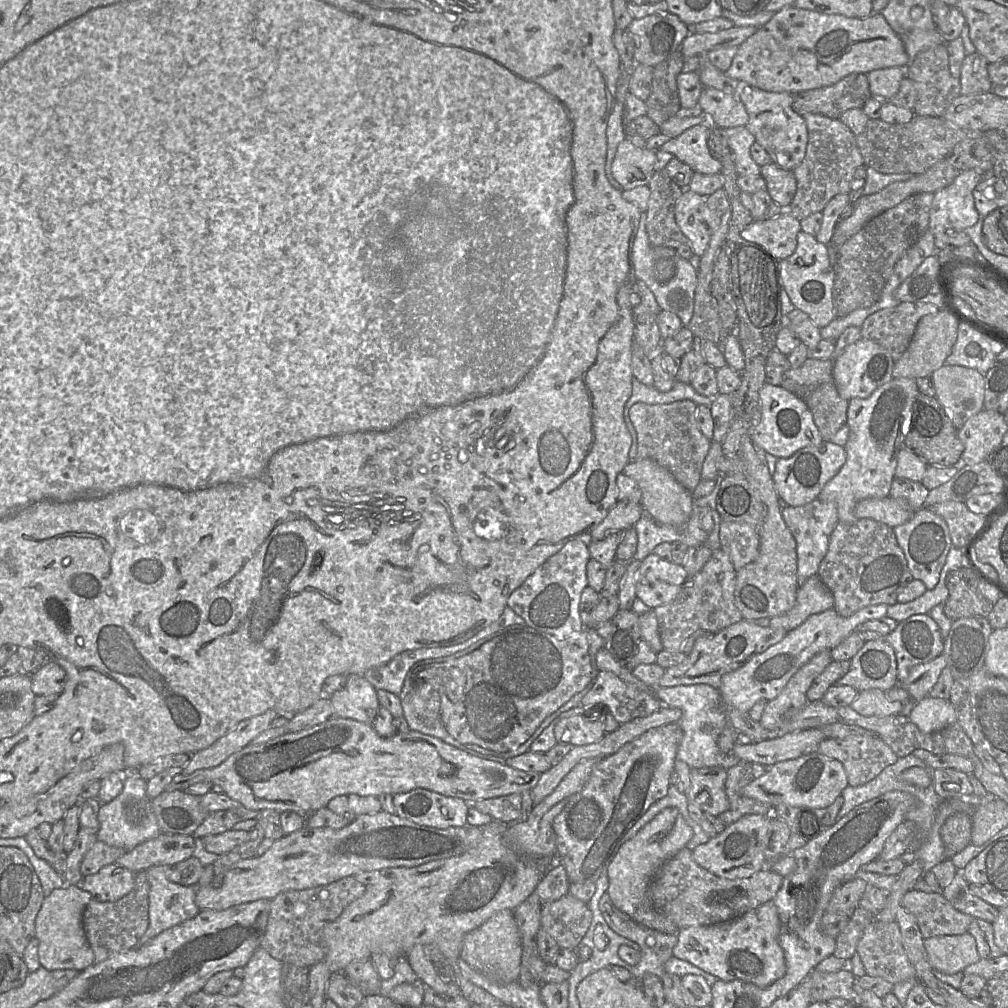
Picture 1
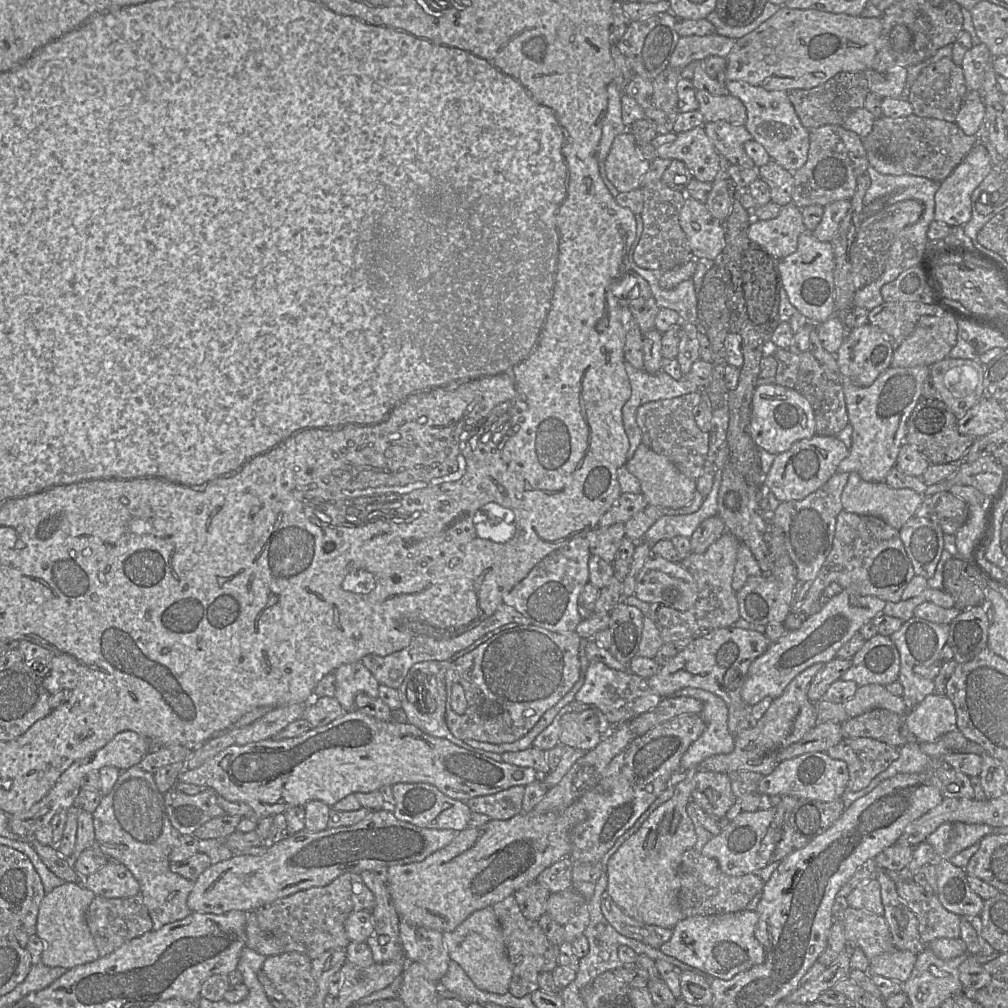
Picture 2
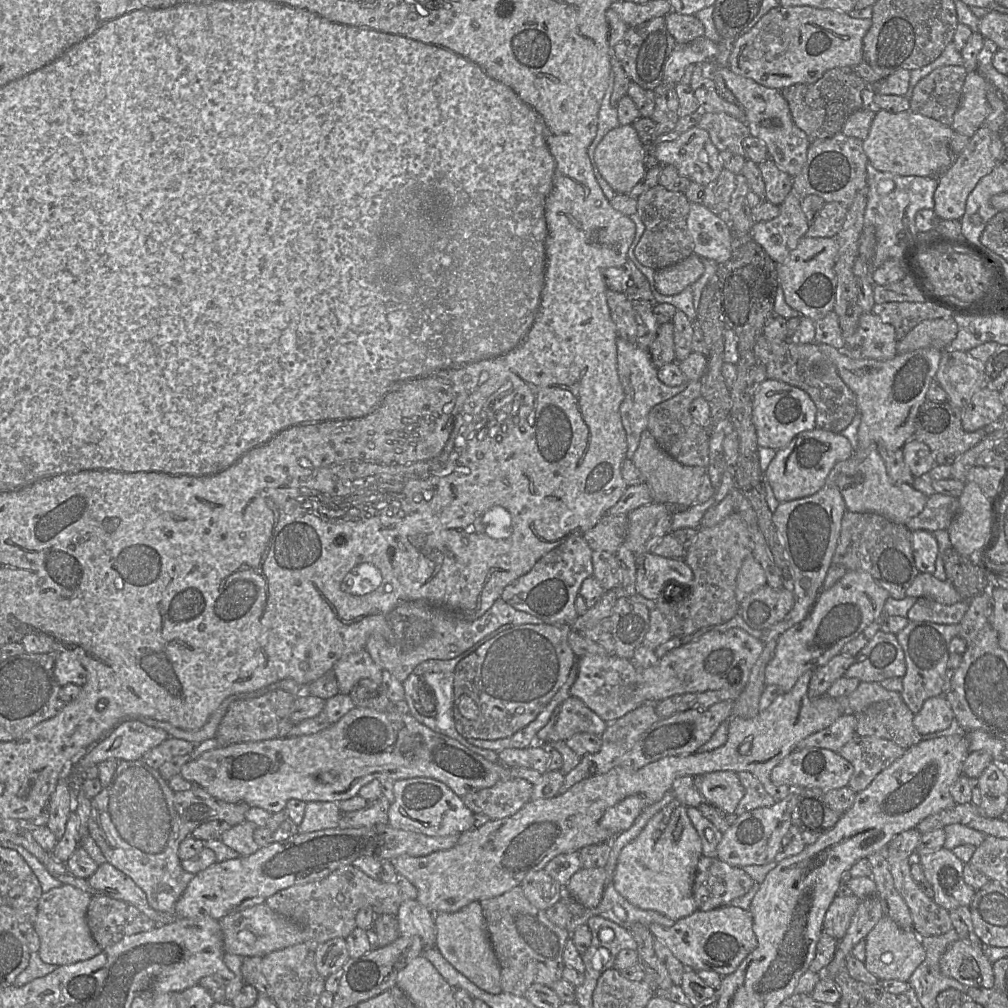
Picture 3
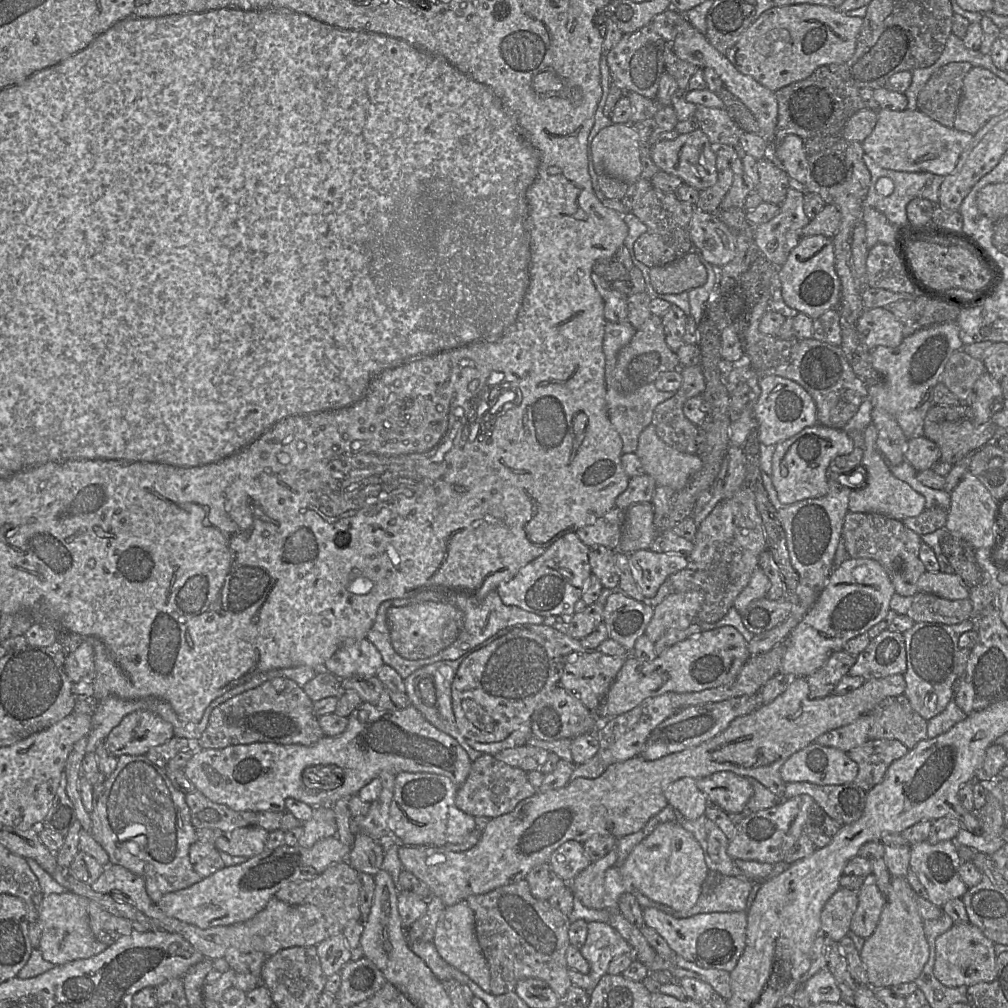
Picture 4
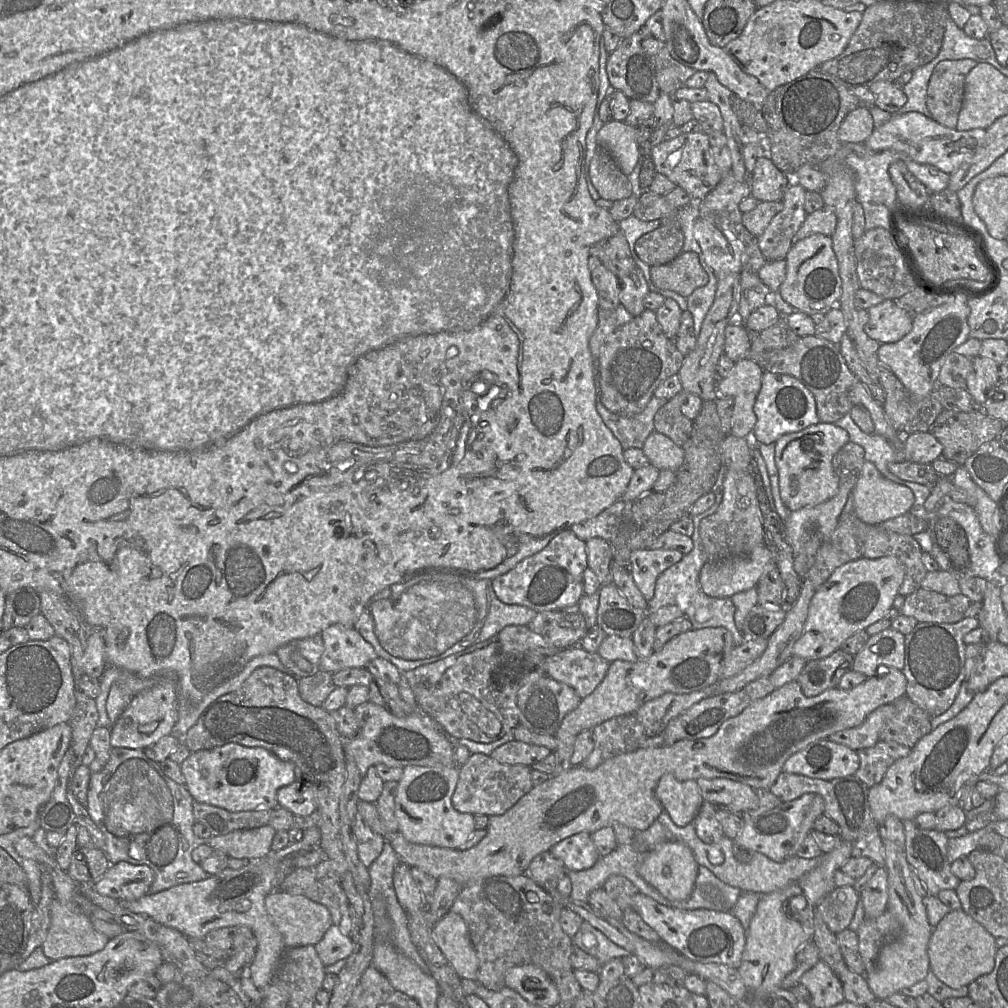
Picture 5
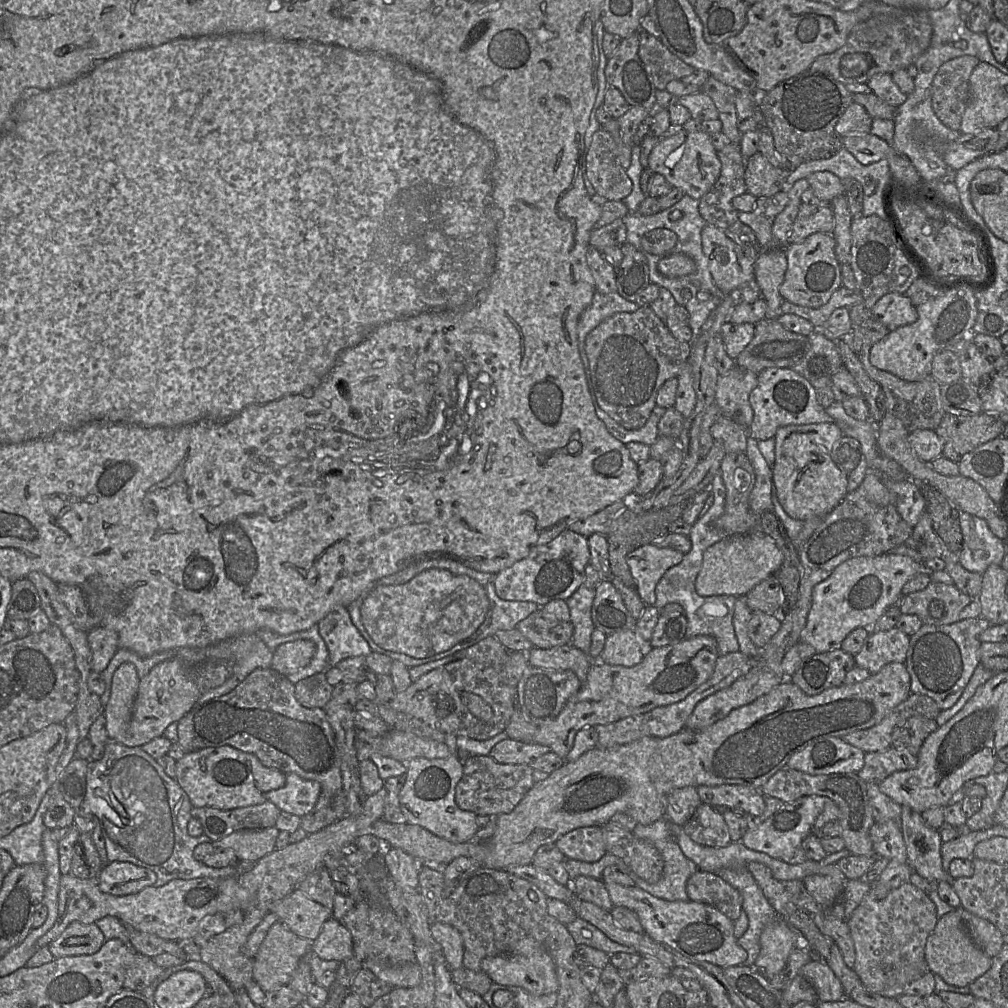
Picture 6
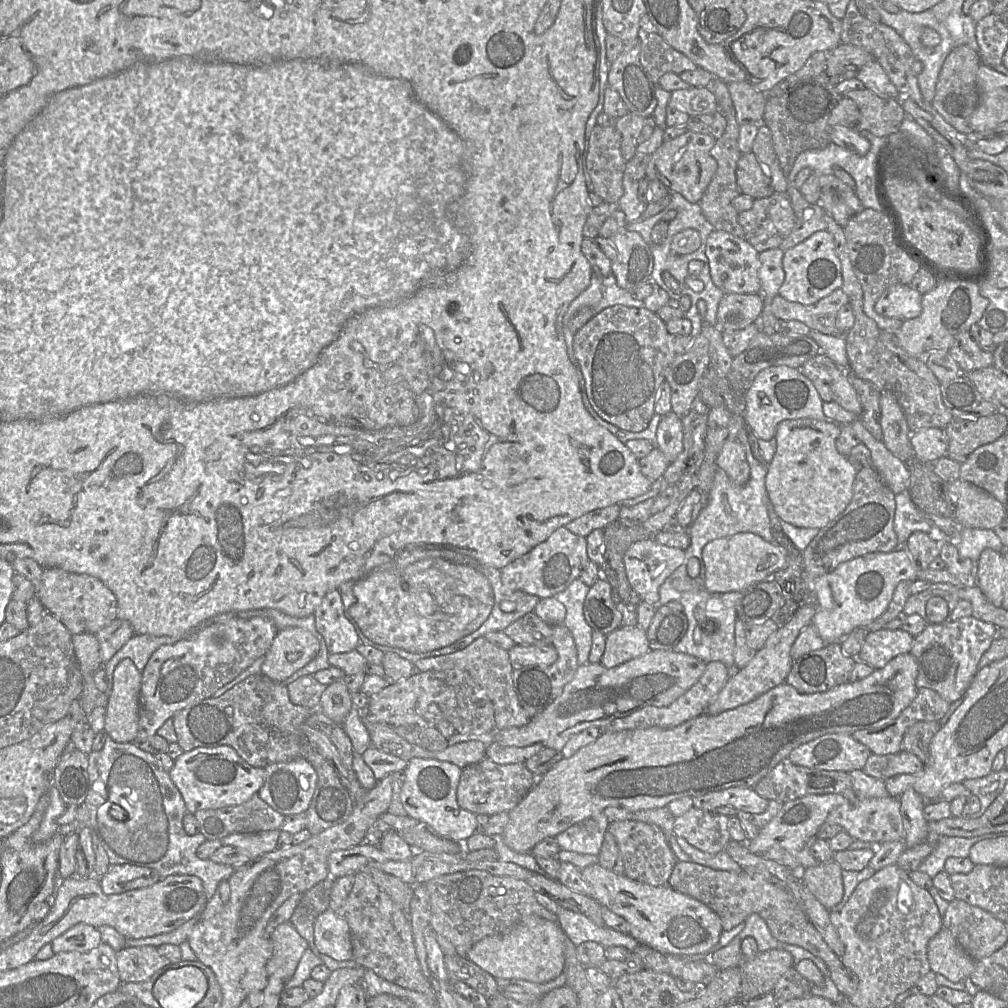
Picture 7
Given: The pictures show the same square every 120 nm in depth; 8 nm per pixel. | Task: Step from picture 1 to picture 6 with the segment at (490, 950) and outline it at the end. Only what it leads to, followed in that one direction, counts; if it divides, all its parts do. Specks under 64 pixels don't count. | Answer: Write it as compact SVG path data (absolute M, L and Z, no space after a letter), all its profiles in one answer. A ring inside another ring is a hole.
M434 923L430 927L434 940L442 947L445 961L452 971L463 967L464 946L460 932L445 923Z

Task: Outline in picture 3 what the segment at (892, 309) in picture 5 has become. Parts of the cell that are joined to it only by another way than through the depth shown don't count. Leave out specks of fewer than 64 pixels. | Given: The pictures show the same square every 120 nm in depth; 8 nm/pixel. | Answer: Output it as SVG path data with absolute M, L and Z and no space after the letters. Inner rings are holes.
M872 312L862 313L856 331L842 350L854 359L890 360L897 355L895 329Z

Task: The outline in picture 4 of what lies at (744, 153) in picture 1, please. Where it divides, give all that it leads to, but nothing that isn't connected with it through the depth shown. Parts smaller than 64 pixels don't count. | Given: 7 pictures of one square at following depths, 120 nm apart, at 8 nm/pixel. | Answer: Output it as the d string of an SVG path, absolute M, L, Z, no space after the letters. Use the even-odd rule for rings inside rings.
M697 105L694 116L711 144L725 144L738 148L744 131L729 116L725 108Z

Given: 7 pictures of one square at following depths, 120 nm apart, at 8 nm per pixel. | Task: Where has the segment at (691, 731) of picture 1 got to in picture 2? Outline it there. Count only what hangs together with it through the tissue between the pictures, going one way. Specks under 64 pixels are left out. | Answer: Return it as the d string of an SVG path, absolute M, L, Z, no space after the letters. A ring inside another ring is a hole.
M685 687L672 696L687 696L700 700L703 709L699 714L705 722L705 730L695 740L680 760L680 769L692 773L708 757L729 754L734 749L734 736L728 730L728 706L715 694L699 688Z

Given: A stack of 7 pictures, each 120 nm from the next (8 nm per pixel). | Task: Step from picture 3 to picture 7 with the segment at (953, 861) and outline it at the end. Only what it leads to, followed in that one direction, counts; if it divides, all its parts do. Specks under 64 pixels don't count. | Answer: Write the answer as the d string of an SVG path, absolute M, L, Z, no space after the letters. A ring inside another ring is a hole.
M913 788L906 789L899 799L906 847L911 848L926 842L930 838L928 821L924 817L924 807L927 801Z

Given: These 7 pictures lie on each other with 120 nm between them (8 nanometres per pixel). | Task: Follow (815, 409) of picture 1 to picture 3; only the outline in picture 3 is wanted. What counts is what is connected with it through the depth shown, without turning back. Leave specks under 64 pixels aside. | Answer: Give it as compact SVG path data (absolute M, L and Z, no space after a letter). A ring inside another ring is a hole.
M763 334L754 346L758 363L766 367L767 378L782 381L805 391L816 406L816 427L841 433L858 412L856 396L843 382L834 363L820 350L818 343L795 344L790 340L771 341Z

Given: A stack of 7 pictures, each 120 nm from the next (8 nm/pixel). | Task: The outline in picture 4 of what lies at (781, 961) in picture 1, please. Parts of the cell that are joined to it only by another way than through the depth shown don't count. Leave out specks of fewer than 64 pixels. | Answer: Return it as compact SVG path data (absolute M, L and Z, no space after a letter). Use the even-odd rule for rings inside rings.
M643 908L646 926L654 929L676 955L703 968L731 972L737 965L746 946L747 913L713 912L701 913L688 918L674 918L656 908Z

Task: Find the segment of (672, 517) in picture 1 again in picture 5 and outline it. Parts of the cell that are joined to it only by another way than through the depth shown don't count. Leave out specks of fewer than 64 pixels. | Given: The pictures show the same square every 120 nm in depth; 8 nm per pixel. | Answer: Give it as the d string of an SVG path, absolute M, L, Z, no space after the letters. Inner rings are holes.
M653 431L645 440L642 451L648 458L649 464L660 470L677 472L684 461L684 450L676 445L669 437Z

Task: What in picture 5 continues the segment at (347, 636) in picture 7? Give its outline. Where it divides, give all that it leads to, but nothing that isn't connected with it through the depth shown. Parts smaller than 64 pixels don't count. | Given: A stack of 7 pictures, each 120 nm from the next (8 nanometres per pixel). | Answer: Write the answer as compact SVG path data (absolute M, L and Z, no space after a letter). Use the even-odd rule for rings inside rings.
M333 624L320 635L324 643L320 670L330 674L346 668L367 668L378 657L373 646L354 627Z

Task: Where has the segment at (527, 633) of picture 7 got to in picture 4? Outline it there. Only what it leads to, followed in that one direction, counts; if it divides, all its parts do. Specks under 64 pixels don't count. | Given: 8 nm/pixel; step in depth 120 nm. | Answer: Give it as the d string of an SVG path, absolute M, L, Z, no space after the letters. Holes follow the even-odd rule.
M593 603L587 605L582 612L544 617L543 624L571 638L582 639L603 622L603 610L604 605Z

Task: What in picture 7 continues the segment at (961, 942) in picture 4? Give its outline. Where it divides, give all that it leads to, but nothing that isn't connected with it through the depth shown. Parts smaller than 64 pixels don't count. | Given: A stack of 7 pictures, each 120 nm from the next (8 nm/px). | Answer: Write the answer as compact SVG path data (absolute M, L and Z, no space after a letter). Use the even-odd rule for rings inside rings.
M943 926L929 941L927 956L930 969L952 982L970 977L975 969L976 961L962 950L951 932Z

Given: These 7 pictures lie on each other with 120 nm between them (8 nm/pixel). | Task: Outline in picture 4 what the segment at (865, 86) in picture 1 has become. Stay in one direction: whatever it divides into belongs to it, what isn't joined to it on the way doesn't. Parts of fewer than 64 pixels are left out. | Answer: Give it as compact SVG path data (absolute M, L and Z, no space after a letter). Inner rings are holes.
M822 66L808 78L777 90L775 96L778 119L774 144L788 135L797 135L802 139L807 156L824 151L841 140L847 121L859 110L868 108L859 95L859 88L848 84L828 66Z

